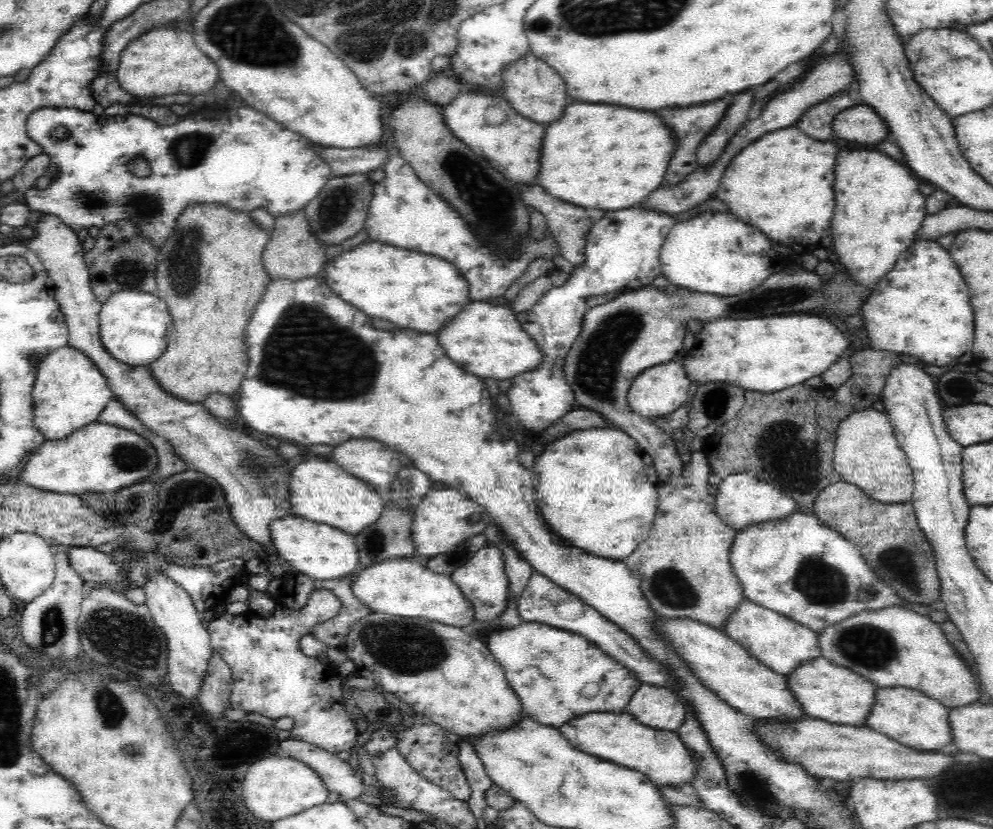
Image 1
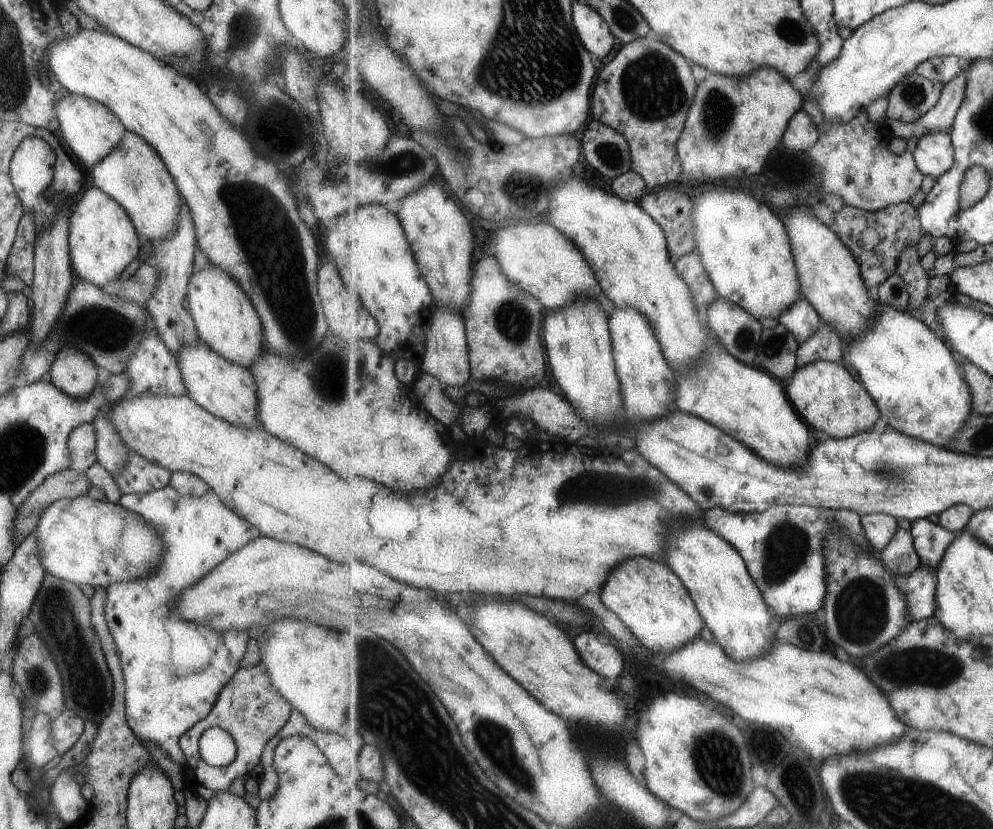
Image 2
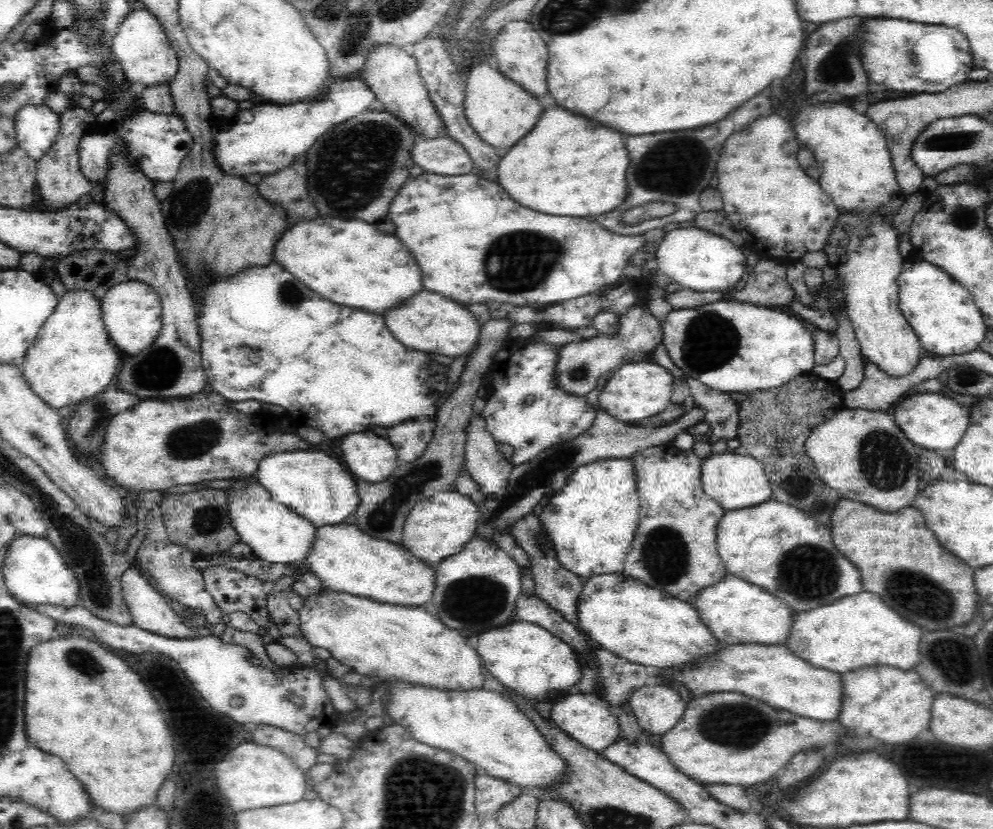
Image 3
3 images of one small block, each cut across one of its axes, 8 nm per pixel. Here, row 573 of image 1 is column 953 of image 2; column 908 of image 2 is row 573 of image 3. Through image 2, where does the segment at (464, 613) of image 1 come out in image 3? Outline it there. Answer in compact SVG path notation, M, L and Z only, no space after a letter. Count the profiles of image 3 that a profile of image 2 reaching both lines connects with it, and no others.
M352 519L314 528L310 543L304 556L308 572L324 587L402 606L420 606L432 598L434 567L422 564L399 544L366 534Z

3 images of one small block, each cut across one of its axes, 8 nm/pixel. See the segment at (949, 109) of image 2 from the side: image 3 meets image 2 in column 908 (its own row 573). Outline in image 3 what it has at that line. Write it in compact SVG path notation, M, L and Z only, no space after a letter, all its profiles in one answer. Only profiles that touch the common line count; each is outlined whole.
M130 566L125 570L121 578L121 587L124 600L129 606L132 624L144 628L148 632L168 636L168 638L189 639L196 637L196 628L192 626L194 618L178 614L170 605L170 600L136 568Z

